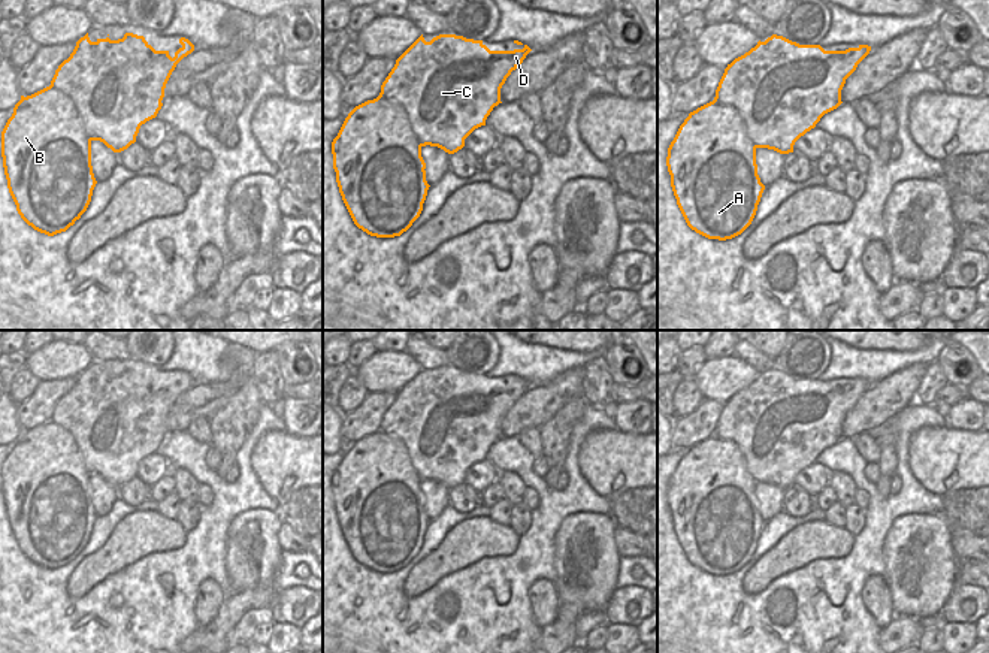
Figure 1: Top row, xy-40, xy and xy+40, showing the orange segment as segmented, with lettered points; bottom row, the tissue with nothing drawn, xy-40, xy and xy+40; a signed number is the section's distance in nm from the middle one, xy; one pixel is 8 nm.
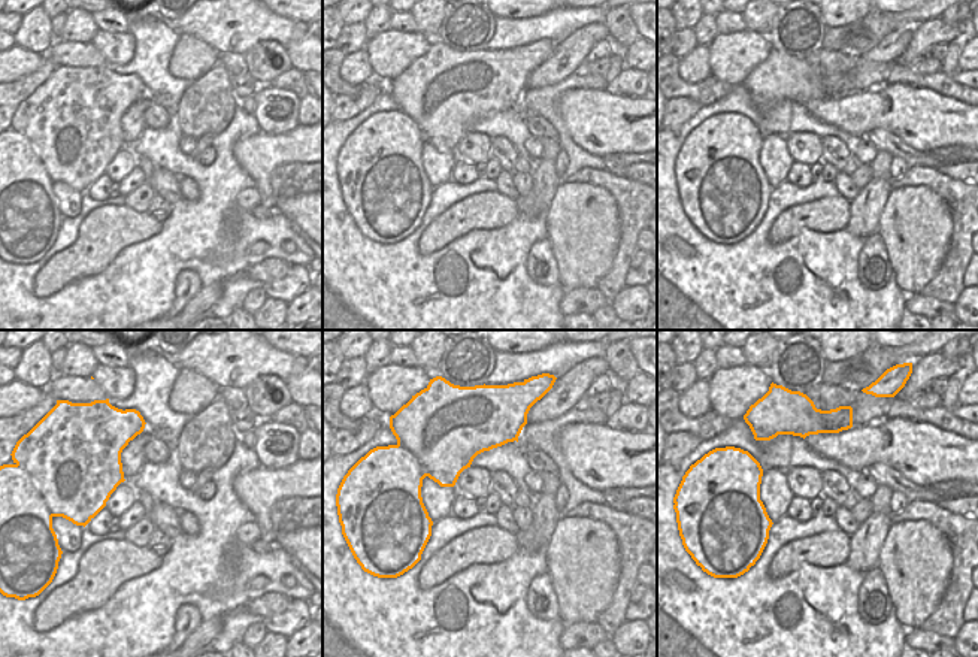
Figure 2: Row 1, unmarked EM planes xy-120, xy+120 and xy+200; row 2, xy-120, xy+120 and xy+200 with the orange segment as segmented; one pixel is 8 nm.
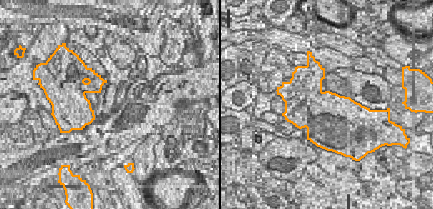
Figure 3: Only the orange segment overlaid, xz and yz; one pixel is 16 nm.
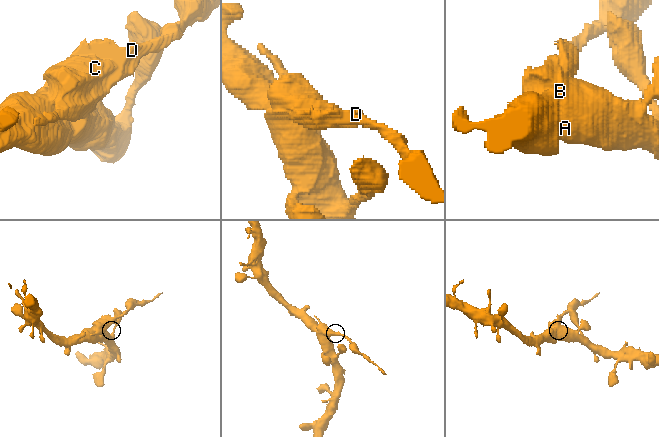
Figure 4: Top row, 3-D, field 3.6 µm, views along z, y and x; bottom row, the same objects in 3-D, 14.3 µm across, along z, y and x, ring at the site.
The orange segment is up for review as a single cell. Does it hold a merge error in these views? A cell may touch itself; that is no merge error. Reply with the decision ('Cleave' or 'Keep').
Cleave.

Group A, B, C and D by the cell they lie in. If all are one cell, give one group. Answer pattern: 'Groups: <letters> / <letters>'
Groups: A / B C D.

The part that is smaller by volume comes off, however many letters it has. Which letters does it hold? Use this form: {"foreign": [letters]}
{"foreign": ["B", "C", "D"]}

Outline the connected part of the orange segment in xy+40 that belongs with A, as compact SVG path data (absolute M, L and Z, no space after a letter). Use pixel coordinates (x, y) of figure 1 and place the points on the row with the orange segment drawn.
M745 140L714 146L716 154L699 166L695 160L671 178L677 205L696 233L726 241L741 235L753 221L765 185L751 158L756 146Z

